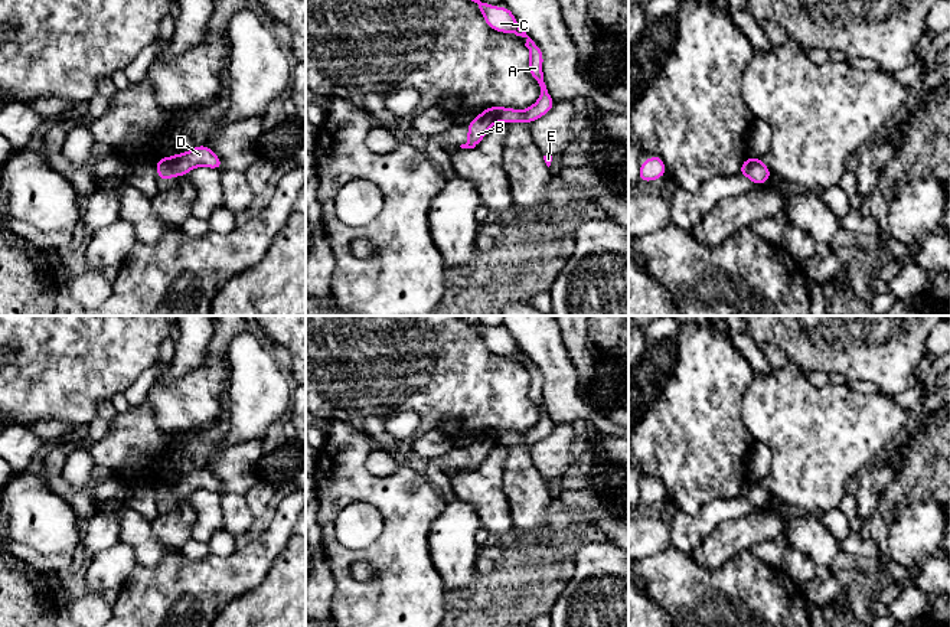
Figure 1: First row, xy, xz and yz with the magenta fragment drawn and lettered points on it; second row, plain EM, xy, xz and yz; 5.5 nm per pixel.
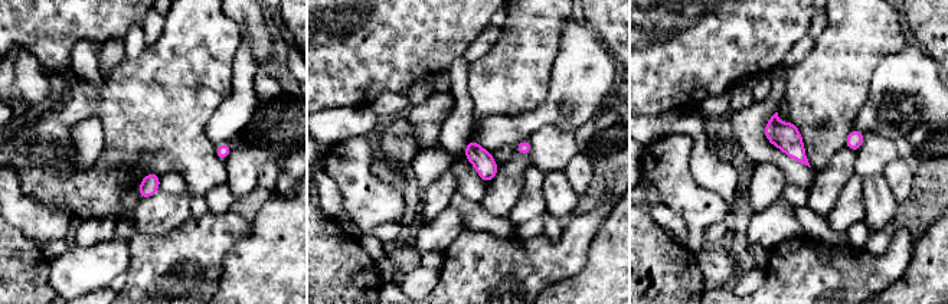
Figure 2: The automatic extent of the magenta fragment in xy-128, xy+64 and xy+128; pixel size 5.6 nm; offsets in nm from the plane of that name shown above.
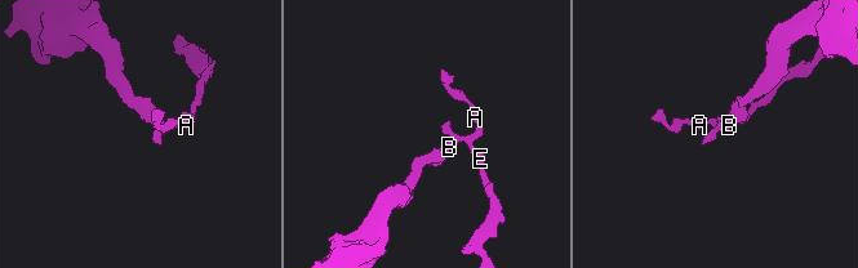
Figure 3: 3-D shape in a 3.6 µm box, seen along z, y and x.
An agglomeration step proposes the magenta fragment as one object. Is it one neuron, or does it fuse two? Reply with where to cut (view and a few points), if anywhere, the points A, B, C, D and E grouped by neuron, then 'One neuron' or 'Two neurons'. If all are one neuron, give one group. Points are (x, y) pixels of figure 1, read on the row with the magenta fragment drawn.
Split along xy (167, 157), (167, 166), (175, 175). Groups: A C D E / B. Two neurons

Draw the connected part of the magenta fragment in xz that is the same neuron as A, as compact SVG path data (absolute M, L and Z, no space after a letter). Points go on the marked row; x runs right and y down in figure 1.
M469 0L477 4L479 12L483 14L486 25L500 33L515 33L526 39L525 46L529 50L529 74L541 86L539 99L529 108L519 111L515 108L506 107L486 107L484 112L489 112L494 117L497 123L526 123L531 124L535 120L546 115L555 105L555 101L549 95L546 85L543 82L543 53L541 48L526 35L526 32L518 25L510 9L503 4L503 9L499 10L496 4L481 3L480 0Z

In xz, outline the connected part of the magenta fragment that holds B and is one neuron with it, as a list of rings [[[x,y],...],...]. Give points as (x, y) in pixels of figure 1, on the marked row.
[[[480,112],[470,124],[466,125],[469,133],[469,140],[461,144],[461,148],[474,148],[484,138],[484,135],[494,125],[496,120],[489,112]]]

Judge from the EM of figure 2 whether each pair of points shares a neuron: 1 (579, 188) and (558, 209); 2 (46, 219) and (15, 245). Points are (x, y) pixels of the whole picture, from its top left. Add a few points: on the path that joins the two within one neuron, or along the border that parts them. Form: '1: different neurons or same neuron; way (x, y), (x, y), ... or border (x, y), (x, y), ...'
1: different neurons; border (562, 170), (578, 196)
2: different neurons; border (15, 226), (41, 249)

